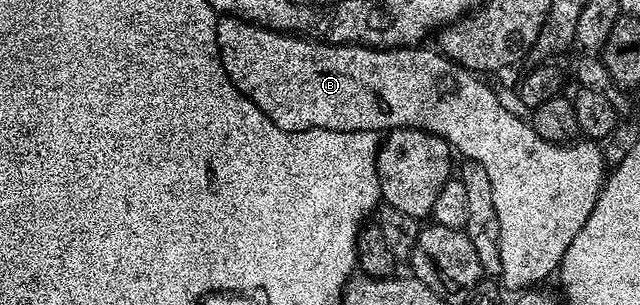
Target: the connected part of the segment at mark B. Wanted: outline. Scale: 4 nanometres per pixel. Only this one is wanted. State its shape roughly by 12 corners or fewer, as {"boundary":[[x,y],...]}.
{"boundary":[[217,22],[283,131],[422,129],[483,163],[500,280],[561,268],[605,183],[436,48]]}

